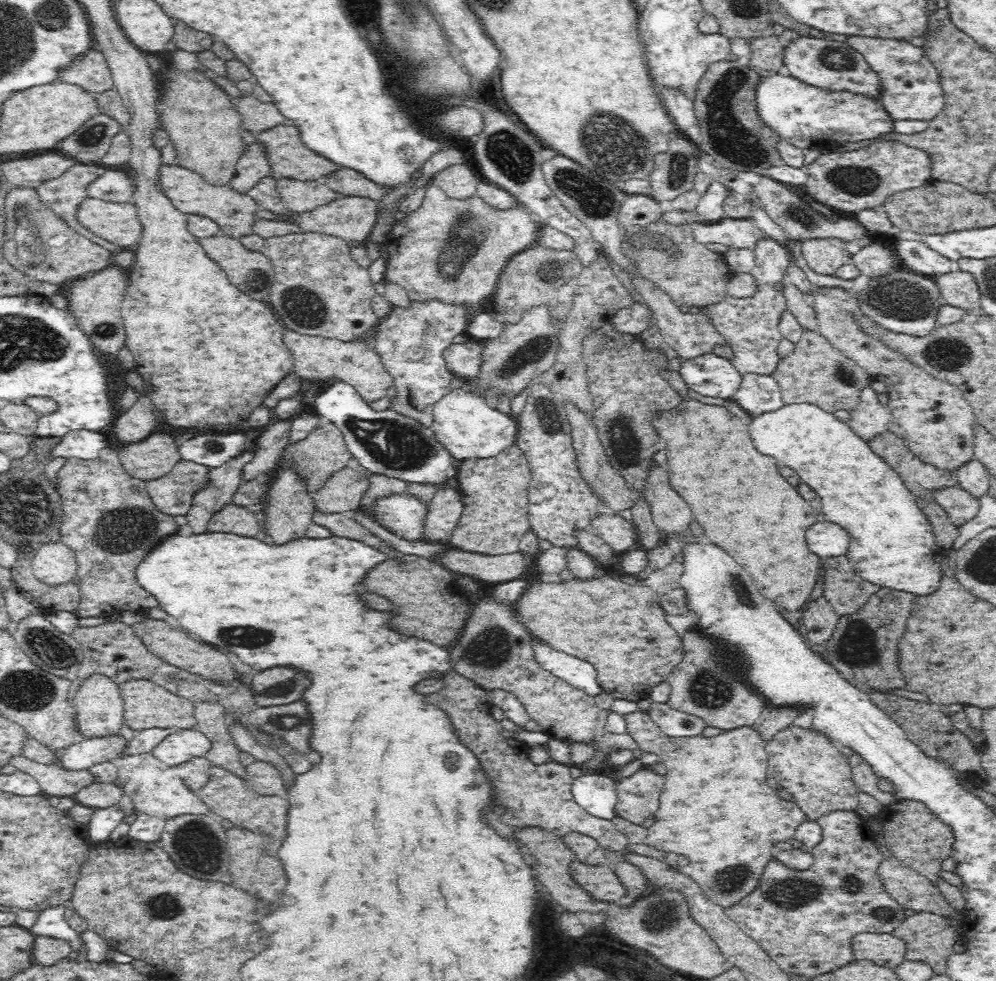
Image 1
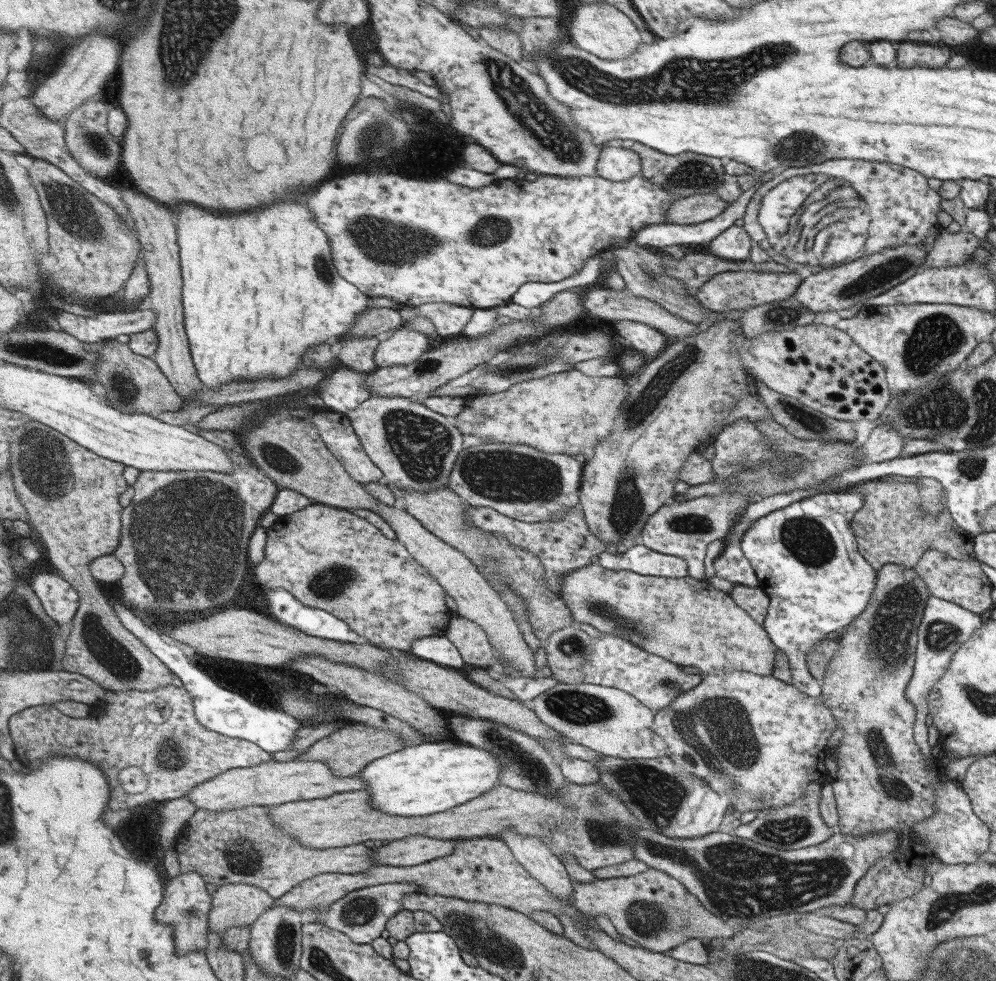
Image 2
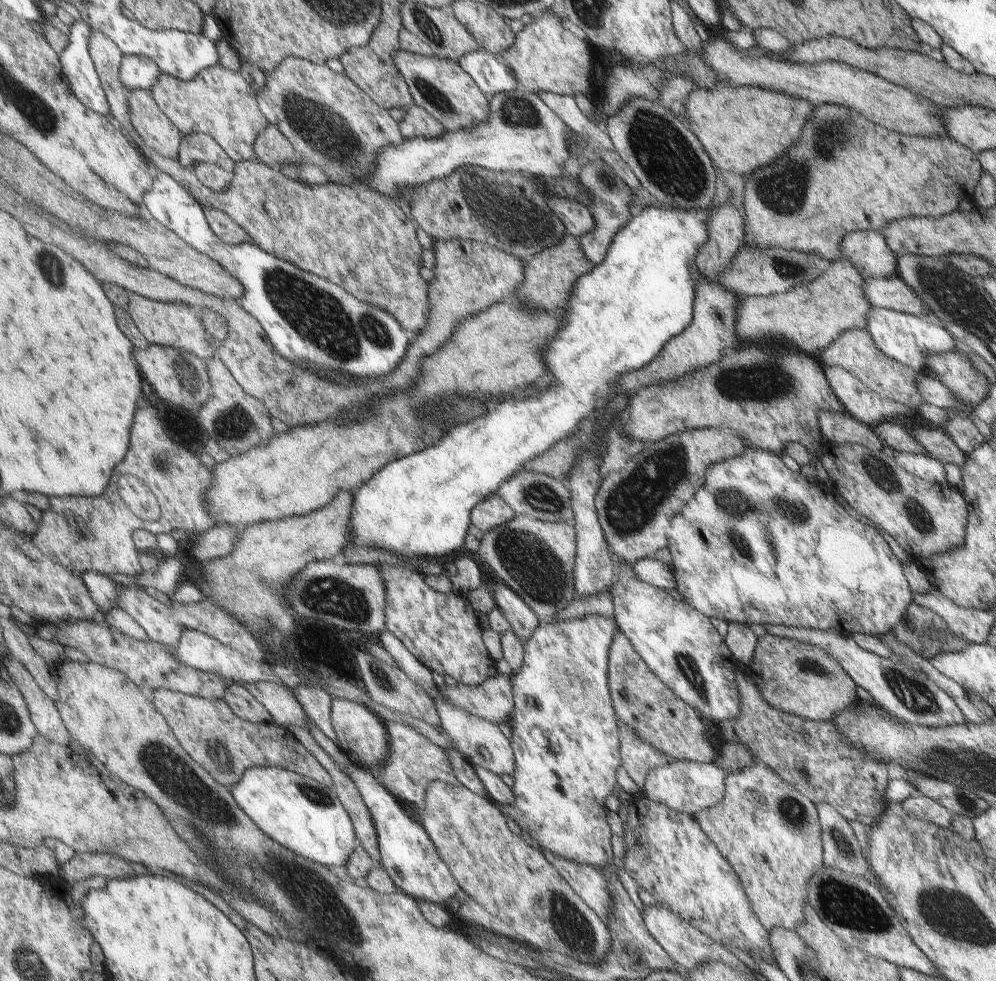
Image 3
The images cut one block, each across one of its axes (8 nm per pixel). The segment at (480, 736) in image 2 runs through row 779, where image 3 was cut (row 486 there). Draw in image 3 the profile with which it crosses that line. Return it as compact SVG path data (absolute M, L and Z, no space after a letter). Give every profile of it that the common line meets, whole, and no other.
M519 470L511 480L503 482L503 486L499 486L497 492L503 502L513 508L515 516L529 516L541 522L573 522L573 512L571 512L571 498L569 498L569 490L567 486L563 486L561 480L555 480L551 476L543 476L543 474L535 474L529 470Z

